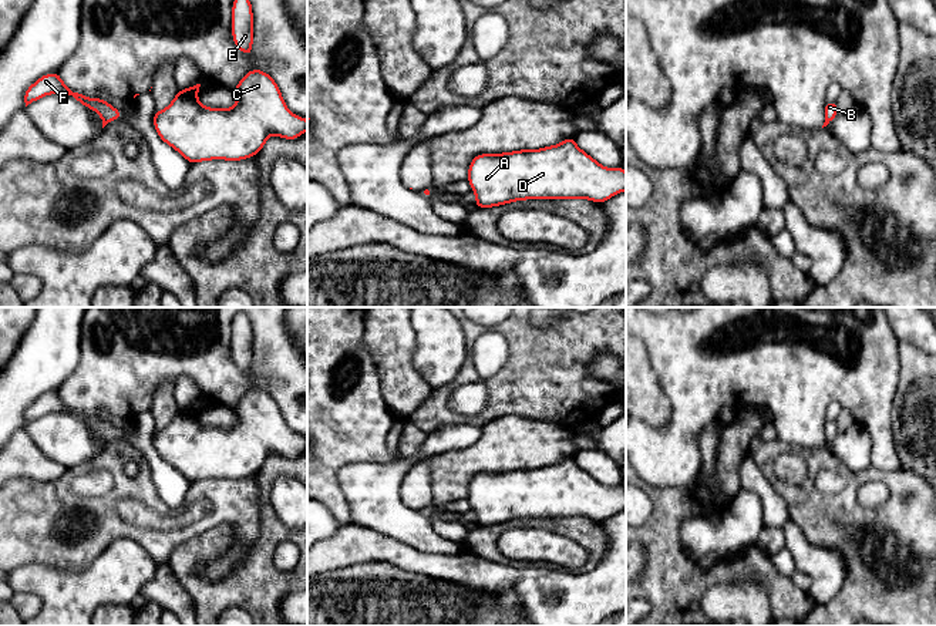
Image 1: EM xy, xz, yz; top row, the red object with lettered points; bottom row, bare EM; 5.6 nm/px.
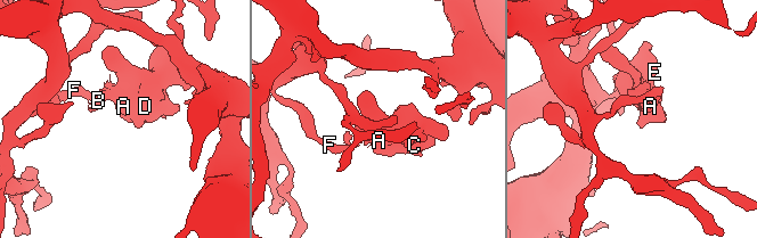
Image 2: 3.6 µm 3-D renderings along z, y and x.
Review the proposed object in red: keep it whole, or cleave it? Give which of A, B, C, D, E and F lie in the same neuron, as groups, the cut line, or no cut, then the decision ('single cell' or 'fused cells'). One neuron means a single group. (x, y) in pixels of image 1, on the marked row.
groups A C D E / B F; cut xy (103, 120), (107, 123); fused cells

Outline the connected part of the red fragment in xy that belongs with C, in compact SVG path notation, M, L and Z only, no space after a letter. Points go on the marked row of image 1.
M250 70L233 88L238 102L232 108L208 108L198 101L201 84L179 90L172 102L155 111L154 127L159 138L189 164L226 159L240 161L257 155L270 135L296 139L307 131L307 120L289 111L275 80L262 70Z

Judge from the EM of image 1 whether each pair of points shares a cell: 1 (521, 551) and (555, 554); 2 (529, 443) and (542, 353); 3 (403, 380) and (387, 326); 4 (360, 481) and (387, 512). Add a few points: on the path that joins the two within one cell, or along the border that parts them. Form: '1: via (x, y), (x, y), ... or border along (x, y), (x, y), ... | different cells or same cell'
1: via (529, 551), (546, 551) | same cell
2: border along (500, 417), (538, 417), (561, 421), (566, 426) | different cells
3: via (394, 367), (391, 339) | same cell
4: via (367, 488), (380, 505) | same cell

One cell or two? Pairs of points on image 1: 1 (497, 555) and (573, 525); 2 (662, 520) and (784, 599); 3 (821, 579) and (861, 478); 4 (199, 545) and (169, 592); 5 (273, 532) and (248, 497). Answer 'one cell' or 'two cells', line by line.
1: one cell
2: one cell
3: two cells
4: two cells
5: two cells

